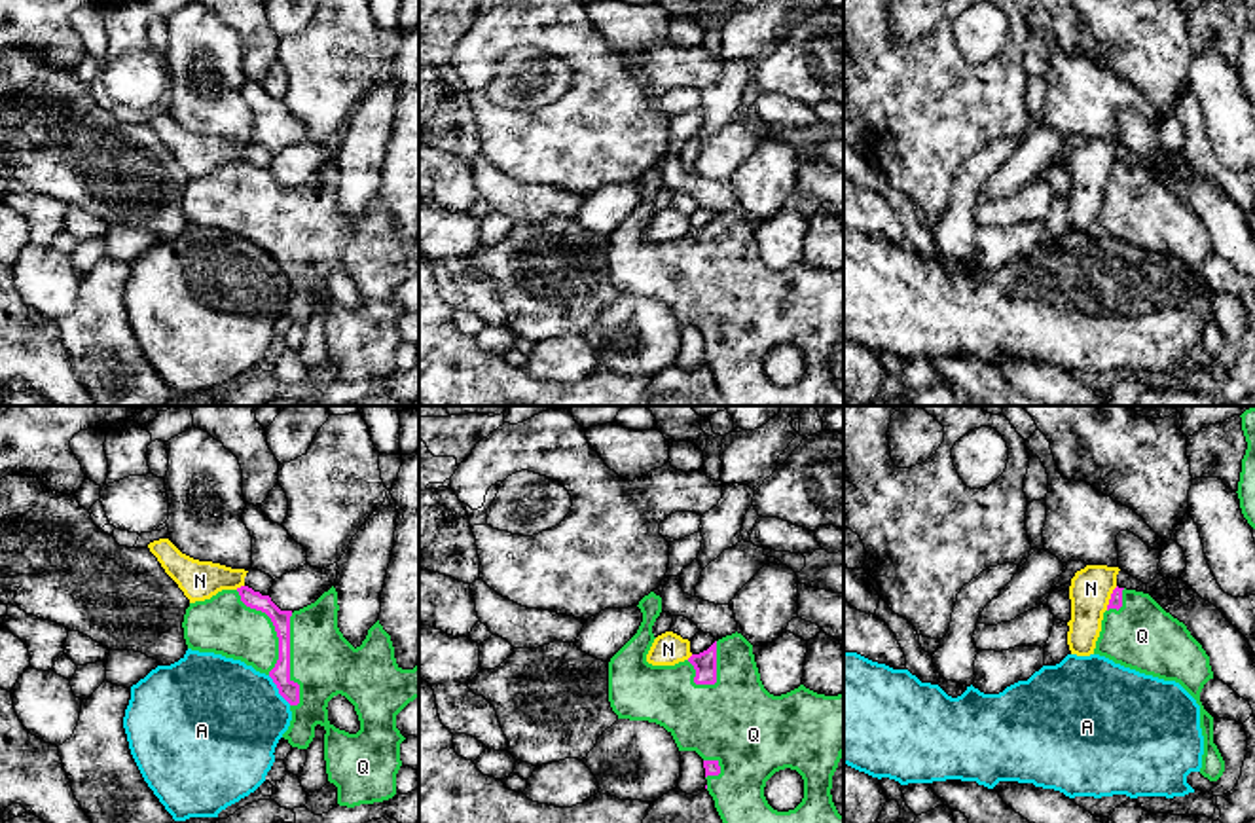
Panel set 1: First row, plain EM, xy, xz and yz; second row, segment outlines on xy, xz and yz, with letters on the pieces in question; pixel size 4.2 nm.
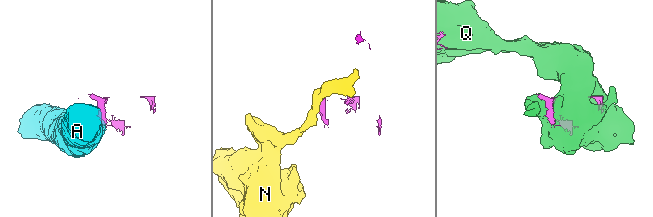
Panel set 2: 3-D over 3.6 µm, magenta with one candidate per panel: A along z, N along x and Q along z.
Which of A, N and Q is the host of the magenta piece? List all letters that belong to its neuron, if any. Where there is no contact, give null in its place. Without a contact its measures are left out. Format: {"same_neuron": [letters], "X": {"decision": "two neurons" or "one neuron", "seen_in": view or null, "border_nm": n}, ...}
{"same_neuron": ["Q"], "A": {"decision": "two neurons", "seen_in": "xy", "border_nm": 160}, "N": {"decision": "two neurons", "seen_in": "yz", "border_nm": 120}, "Q": {"decision": "one neuron", "seen_in": "xy", "border_nm": 400}}

